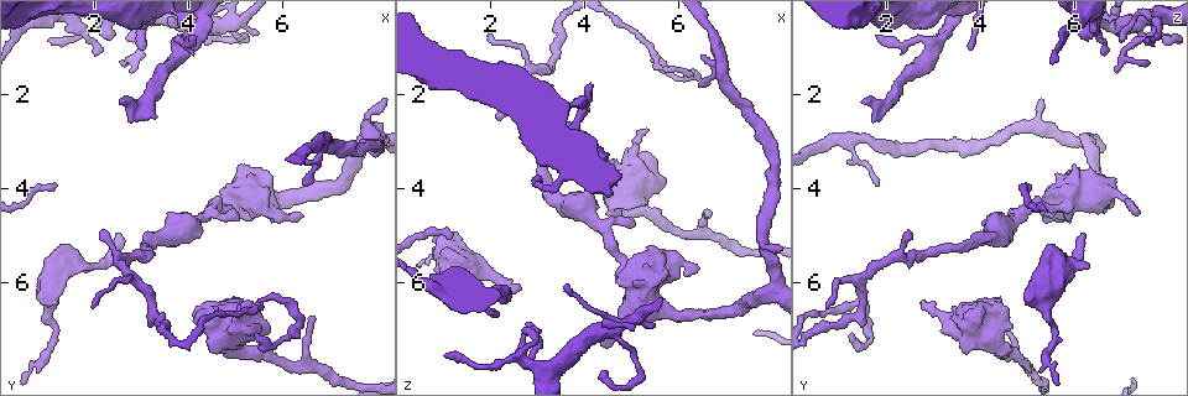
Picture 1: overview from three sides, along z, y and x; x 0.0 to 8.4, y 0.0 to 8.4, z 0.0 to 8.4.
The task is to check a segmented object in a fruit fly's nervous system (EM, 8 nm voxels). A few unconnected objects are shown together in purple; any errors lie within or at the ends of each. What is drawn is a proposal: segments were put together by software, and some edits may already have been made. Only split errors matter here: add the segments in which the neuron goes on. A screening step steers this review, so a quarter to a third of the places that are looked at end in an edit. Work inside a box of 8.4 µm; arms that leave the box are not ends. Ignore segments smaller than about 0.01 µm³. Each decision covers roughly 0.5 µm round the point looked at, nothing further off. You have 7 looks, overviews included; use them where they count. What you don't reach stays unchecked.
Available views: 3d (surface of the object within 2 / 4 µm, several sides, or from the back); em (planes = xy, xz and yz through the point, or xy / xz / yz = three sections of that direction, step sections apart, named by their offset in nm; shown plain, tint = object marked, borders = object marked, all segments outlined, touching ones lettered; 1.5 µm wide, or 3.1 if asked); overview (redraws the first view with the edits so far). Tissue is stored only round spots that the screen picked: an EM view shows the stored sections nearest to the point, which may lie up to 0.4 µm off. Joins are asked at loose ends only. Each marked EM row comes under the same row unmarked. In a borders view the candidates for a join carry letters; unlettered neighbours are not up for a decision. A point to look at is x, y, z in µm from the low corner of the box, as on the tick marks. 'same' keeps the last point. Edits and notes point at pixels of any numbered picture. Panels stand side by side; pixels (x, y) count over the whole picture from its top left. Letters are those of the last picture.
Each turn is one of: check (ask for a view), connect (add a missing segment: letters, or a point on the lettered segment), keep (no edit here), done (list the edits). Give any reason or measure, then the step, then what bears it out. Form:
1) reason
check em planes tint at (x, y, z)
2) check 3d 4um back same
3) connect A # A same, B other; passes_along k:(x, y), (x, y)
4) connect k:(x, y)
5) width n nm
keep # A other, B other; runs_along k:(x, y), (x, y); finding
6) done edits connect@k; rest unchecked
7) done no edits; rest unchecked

thin end
check 3d 4um at (2.20, 4.85, 2.50)

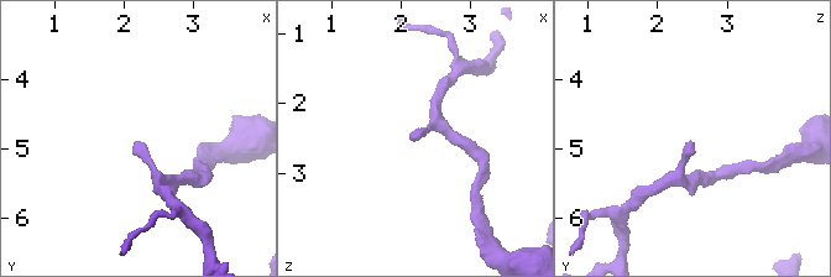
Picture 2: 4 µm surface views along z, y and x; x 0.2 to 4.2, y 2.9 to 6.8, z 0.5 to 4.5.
now the EM
check em planes borders at (2.20, 4.90, 2.45)

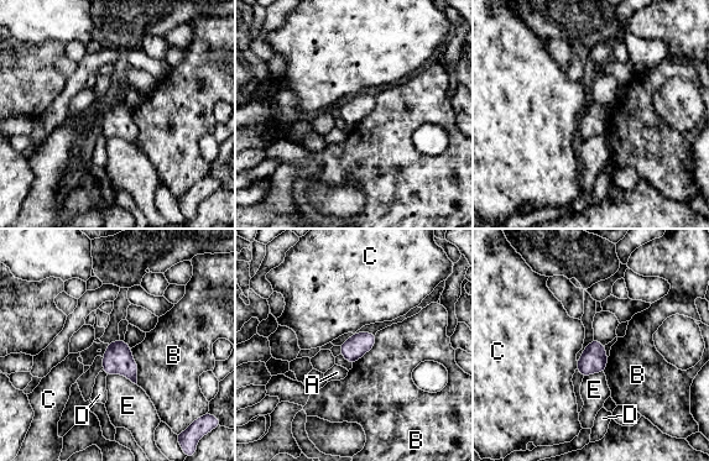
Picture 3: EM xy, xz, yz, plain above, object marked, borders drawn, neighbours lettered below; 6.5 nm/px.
keep # A other, B other, C other, D other, E other; border 3:(578, 361), (575, 368); no lettered segment goes on from it

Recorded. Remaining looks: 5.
free end
check 3d 4um at (2.40, 5.00, 6.25)

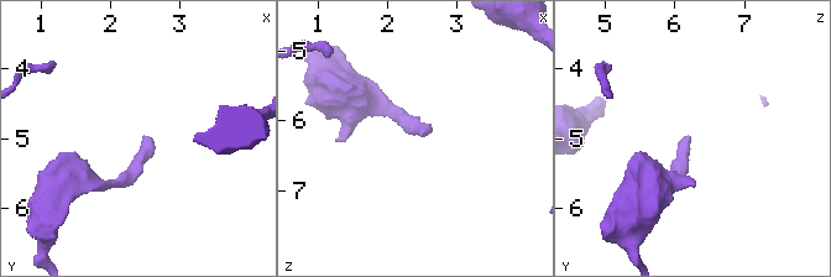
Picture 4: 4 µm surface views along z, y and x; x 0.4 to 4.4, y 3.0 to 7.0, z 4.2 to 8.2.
need the tissue
check em planes borders at (2.45, 4.95, 6.25)

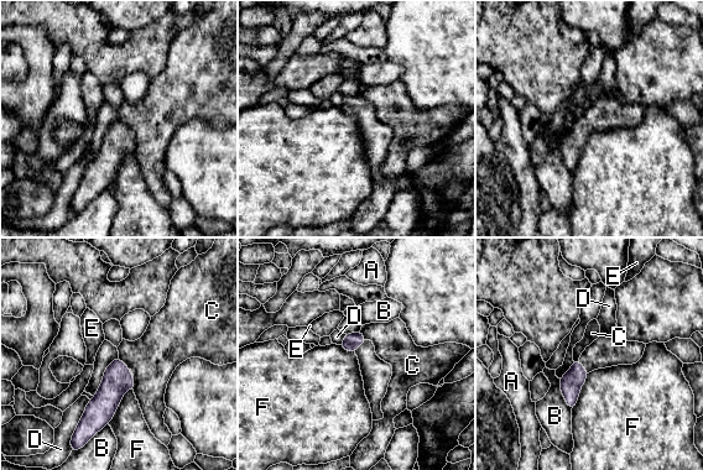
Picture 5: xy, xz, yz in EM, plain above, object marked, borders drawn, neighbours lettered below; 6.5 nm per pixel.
keep # A other, B other, C other, D other, E other, F other; no lettered segment goes on from it

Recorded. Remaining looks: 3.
thin end
check em planes borders at (3.05, 1.00, 3.80)

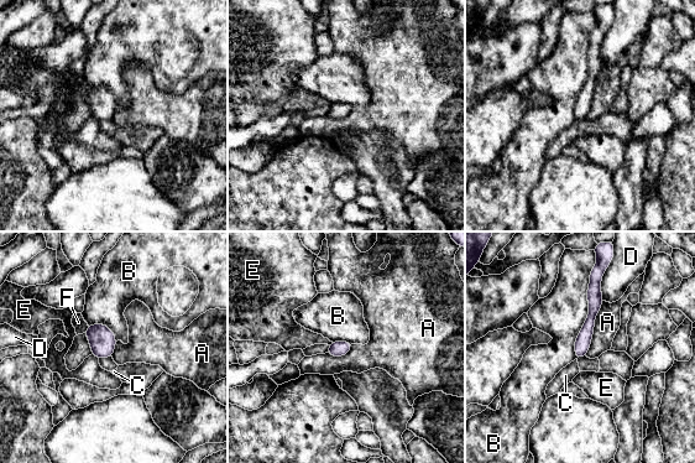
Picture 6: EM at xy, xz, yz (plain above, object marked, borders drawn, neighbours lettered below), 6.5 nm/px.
keep # A other, B other, C other, D other, E other, F other; runs_along 6:(597, 277), (594, 310), (579, 354); none of them fits

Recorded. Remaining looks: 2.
done no edits; rest unchecked

